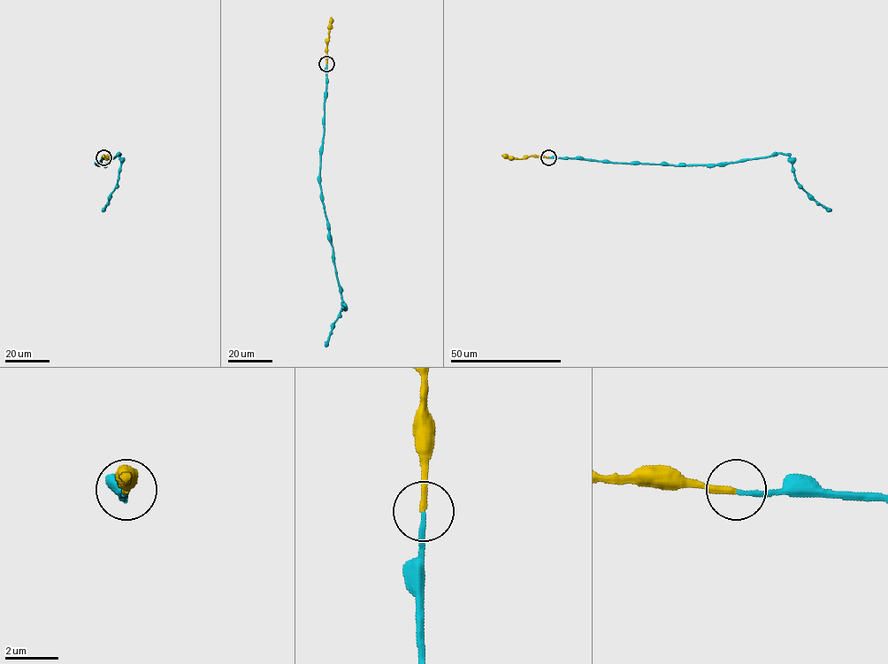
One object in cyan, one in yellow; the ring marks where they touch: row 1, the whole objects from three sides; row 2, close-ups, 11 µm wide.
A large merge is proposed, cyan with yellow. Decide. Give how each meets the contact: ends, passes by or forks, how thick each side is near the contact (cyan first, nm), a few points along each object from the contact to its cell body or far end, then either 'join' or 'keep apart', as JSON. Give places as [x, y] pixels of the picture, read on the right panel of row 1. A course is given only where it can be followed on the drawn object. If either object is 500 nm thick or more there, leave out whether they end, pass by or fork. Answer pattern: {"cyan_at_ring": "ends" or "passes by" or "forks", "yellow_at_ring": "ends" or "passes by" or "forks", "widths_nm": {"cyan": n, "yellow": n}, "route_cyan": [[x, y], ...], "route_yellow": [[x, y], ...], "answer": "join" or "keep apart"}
{"cyan_at_ring": "ends", "yellow_at_ring": "ends", "widths_nm": {"cyan": 160, "yellow": 240}, "route_cyan": [[548, 156], [693, 165], [743, 161], [777, 153], [787, 154], [796, 182], [816, 202], [830, 210]], "route_yellow": [[548, 156], [525, 156], [515, 158], [501, 156]], "answer": "join"}

